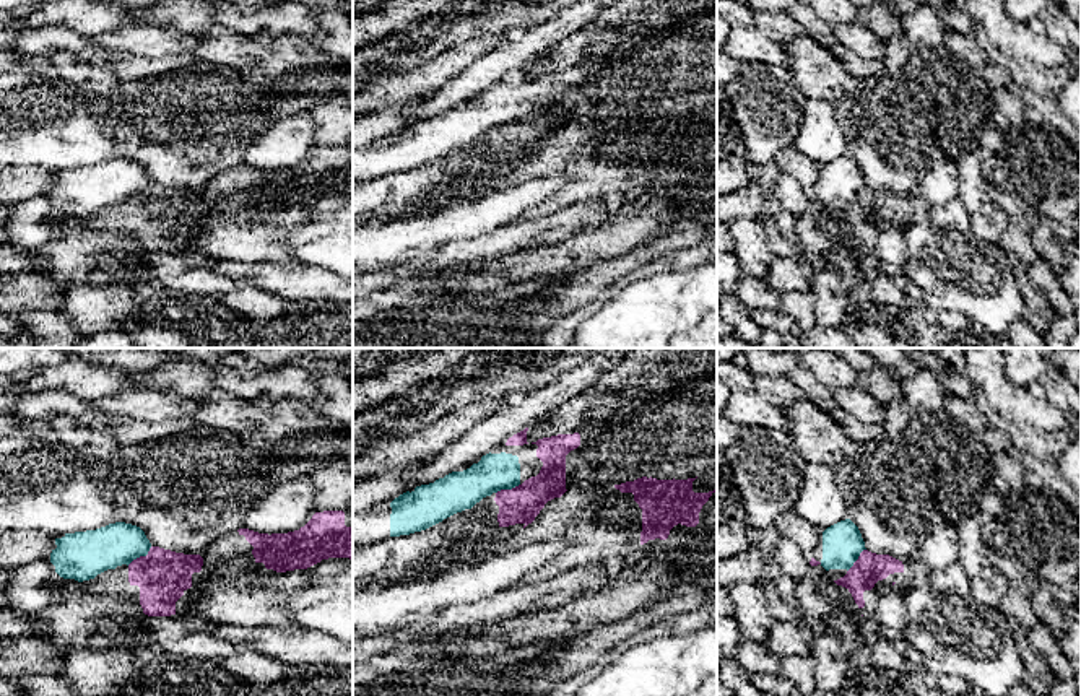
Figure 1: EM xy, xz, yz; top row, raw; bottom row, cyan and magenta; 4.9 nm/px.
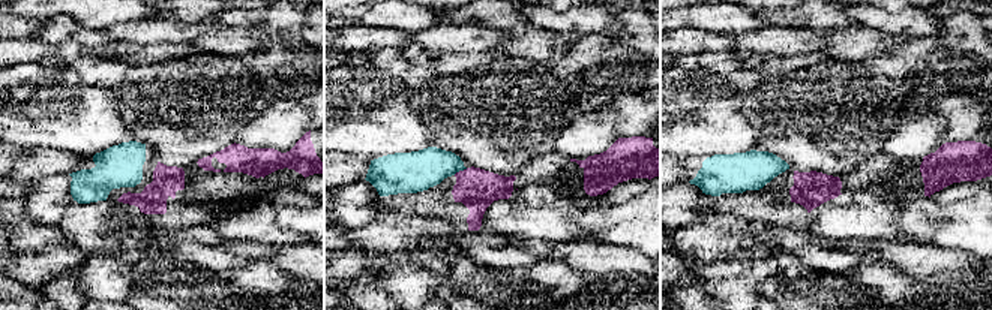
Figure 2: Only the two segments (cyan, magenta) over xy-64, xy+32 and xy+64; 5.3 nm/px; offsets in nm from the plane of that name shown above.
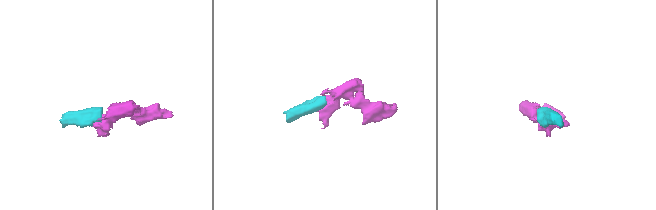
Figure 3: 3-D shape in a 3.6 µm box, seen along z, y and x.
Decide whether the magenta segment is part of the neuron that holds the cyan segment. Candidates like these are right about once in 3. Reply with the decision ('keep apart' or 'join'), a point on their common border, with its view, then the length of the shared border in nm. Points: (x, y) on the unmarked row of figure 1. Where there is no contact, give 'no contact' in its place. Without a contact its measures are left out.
join | xy (140, 191) | 160 nm

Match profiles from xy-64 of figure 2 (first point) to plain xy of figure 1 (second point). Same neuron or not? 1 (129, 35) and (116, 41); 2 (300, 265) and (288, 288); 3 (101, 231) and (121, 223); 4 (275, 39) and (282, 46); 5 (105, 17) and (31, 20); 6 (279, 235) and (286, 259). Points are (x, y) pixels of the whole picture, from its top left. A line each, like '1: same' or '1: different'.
1: same
2: same
3: different
4: same
5: same
6: same

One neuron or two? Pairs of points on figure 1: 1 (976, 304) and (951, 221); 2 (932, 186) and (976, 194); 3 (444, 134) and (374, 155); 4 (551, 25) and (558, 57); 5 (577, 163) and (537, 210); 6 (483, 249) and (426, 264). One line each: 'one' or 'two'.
1: two
2: two
3: one
4: two
5: one
6: one

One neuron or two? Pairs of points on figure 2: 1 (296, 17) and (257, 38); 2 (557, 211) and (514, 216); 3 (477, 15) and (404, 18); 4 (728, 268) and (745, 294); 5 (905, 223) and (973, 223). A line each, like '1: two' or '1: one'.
1: two
2: one
3: two
4: one
5: one

